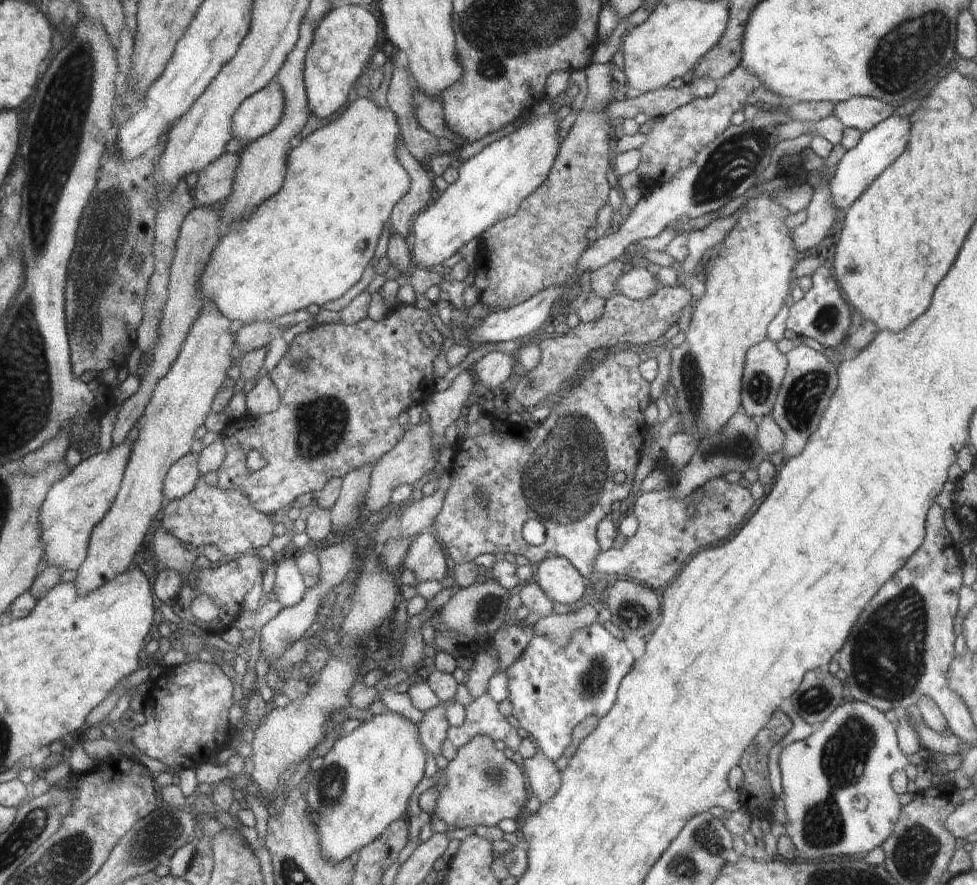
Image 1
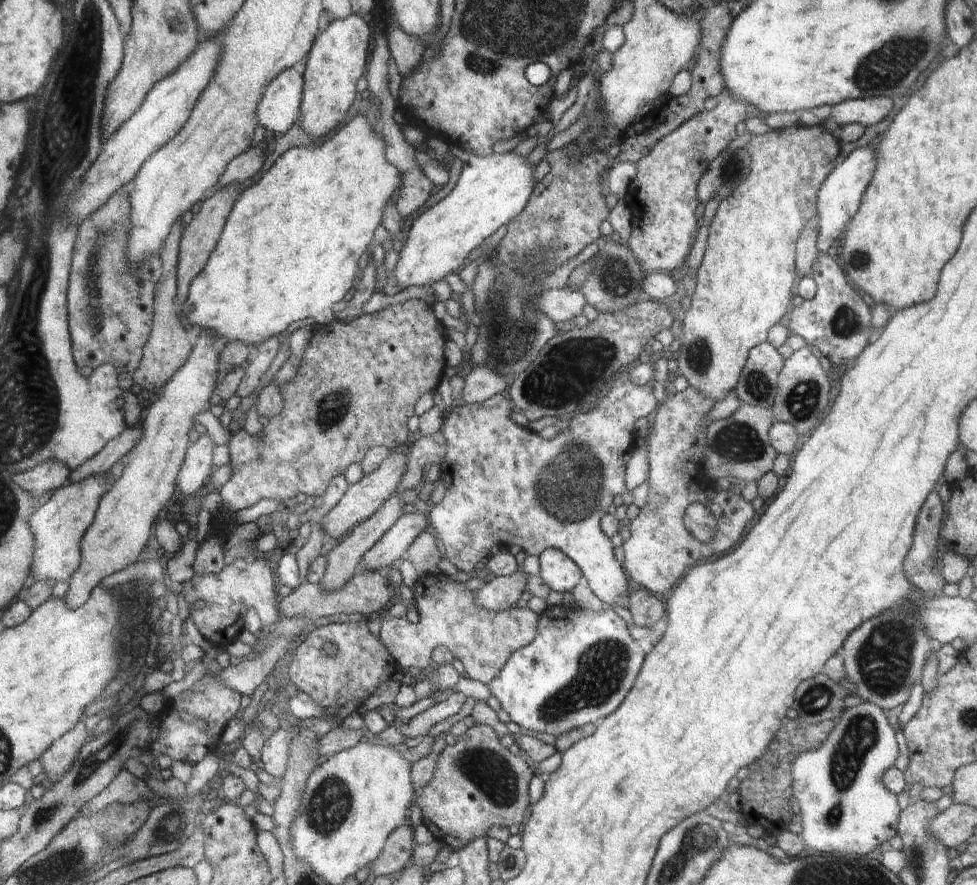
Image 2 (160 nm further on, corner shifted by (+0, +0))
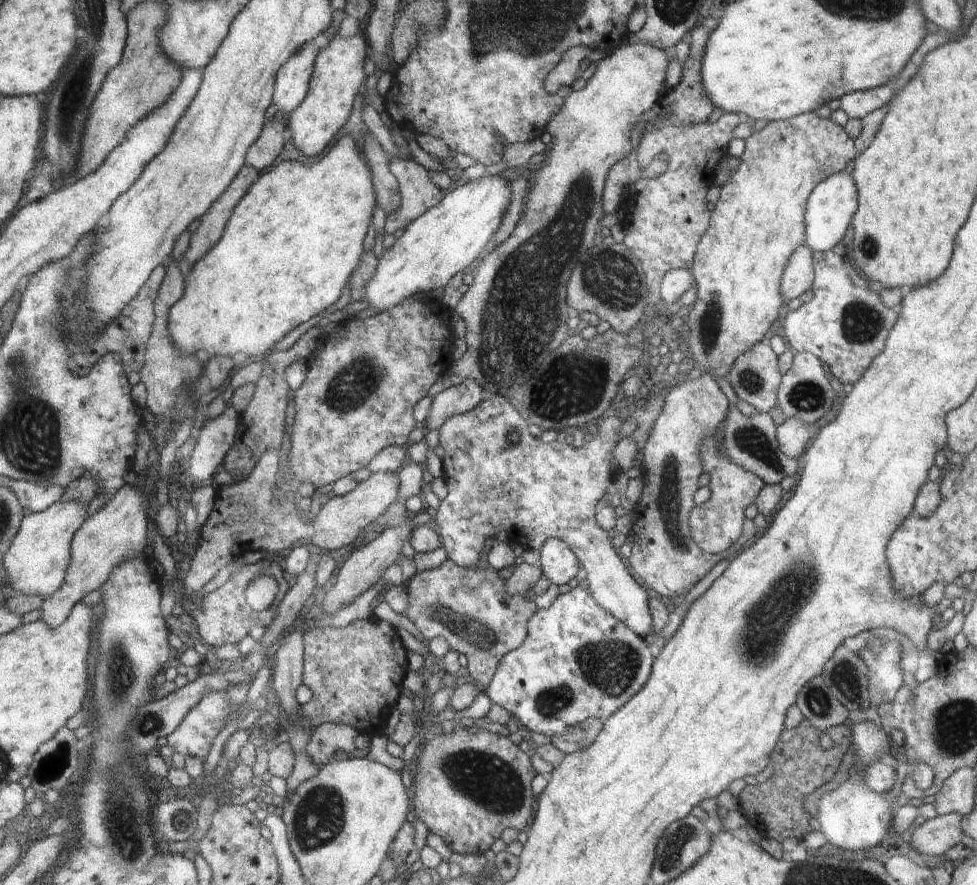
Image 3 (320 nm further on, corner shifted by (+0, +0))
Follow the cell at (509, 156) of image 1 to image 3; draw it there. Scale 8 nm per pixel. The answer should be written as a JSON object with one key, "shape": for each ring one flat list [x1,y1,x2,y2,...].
{"shape":[[486,173,464,186,452,187,436,206,406,227,395,245,386,249,378,259,376,270,365,284,363,300,369,306,367,314,390,311,416,292,444,288,458,270,468,268,478,258,492,232,498,228,502,212,509,203,510,182,506,186,506,178,500,179,498,175]]}

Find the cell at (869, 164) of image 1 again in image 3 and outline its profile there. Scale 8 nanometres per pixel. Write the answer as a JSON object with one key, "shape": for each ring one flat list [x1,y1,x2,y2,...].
{"shape":[[846,172,824,179,807,200,806,235,804,244,813,252,830,251,846,234,857,209,858,193,854,180]]}

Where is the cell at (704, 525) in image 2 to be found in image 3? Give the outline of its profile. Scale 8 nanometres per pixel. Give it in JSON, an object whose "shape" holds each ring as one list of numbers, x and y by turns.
{"shape":[[716,431,703,440,703,451,699,452,703,462,703,472,710,476,710,498,692,508,690,512,690,529,695,543,705,553,716,554,728,550,741,538,746,520,744,511,761,494,766,482,756,473,736,464,728,455,727,448,716,438]]}

